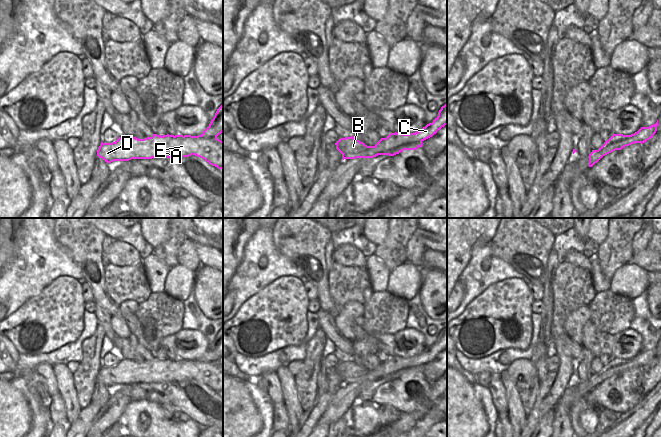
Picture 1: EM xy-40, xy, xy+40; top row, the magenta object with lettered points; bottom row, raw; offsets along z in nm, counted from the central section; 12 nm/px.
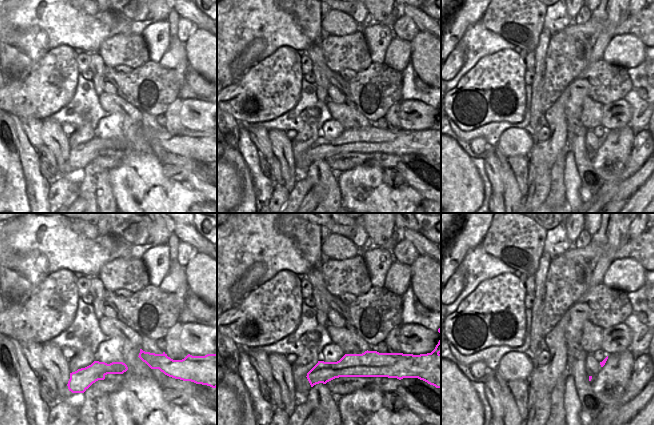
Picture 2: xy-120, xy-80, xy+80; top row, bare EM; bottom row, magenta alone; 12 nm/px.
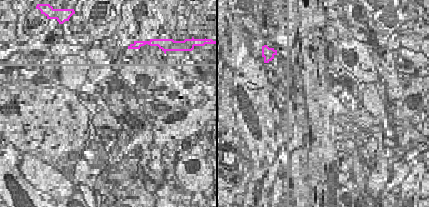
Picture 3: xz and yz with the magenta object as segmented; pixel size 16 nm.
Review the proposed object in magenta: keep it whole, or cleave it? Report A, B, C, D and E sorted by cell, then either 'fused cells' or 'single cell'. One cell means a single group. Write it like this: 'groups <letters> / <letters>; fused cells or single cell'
groups A B D E / C; fused cells

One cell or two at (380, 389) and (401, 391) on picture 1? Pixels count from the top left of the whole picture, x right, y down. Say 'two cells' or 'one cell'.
one cell

